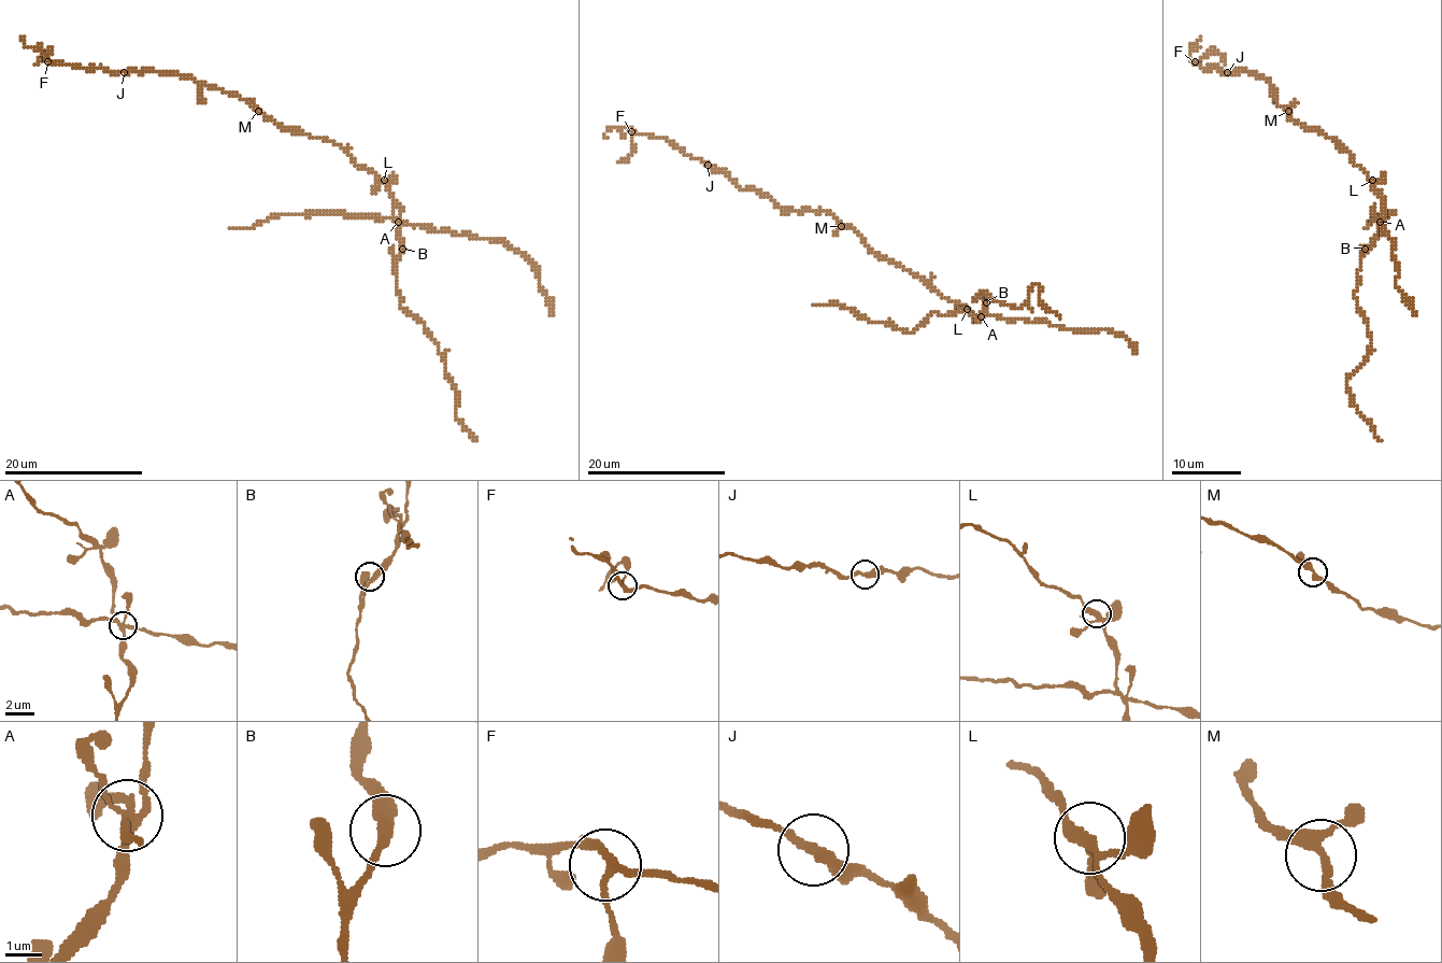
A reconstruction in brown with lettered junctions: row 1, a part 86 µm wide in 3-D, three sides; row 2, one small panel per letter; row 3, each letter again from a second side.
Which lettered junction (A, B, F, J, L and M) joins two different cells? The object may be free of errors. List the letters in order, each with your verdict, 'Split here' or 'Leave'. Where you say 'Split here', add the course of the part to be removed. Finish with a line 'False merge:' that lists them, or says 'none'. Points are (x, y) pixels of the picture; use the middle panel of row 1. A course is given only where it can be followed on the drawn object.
A: Split here. Course of the part to remove: (981, 316), (1046, 322), (1060, 328), (1110, 330), (1122, 334), (1138, 353)
B: Leave
F: Leave
J: Leave
L: Leave
M: Leave
False merge: A

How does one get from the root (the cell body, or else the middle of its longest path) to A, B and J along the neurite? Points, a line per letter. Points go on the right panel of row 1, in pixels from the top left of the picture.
A: (1339, 142), (1365, 171), (1382, 199), (1382, 218), (1379, 222)
B: (1339, 142), (1365, 171), (1382, 199), (1379, 235), (1365, 249)
J: (1339, 142), (1333, 137), (1299, 125), (1274, 100), (1271, 91), (1274, 88), (1264, 78), (1245, 69), (1227, 72)

